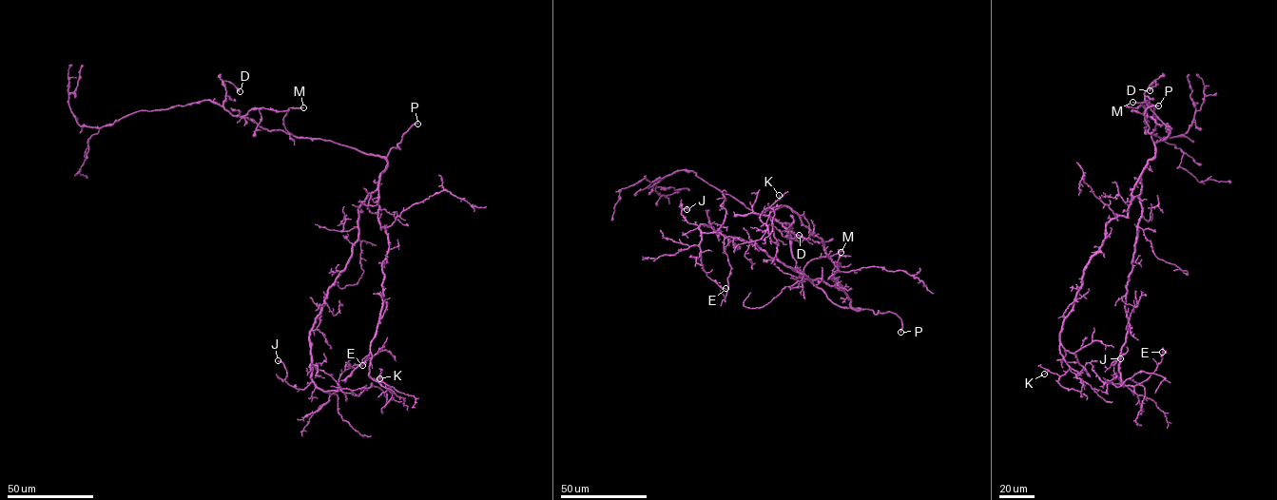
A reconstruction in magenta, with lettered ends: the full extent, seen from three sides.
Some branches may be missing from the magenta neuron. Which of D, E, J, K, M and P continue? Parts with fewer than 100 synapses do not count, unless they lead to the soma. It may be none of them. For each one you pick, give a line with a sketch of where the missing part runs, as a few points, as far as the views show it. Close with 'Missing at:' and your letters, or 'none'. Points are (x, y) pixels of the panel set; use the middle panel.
P: course (900, 332), (895, 344)
Missing at: M, P

